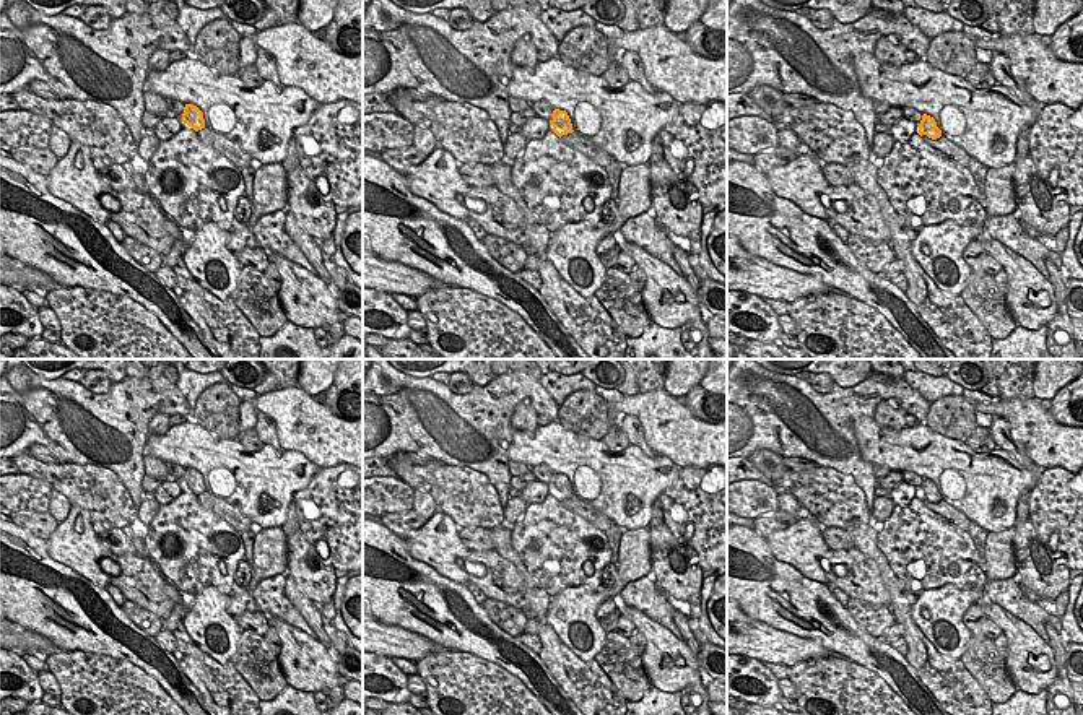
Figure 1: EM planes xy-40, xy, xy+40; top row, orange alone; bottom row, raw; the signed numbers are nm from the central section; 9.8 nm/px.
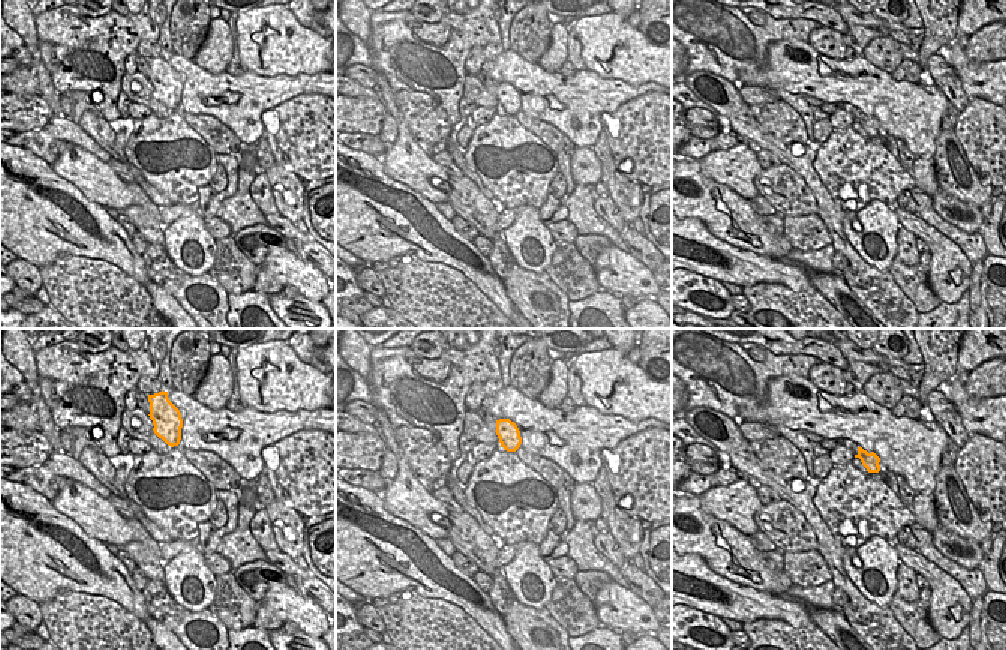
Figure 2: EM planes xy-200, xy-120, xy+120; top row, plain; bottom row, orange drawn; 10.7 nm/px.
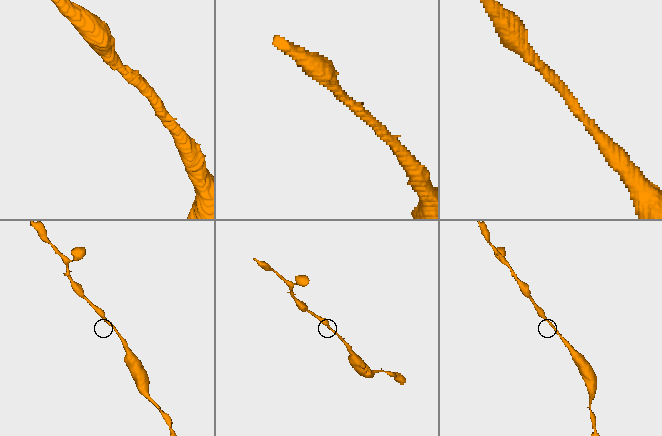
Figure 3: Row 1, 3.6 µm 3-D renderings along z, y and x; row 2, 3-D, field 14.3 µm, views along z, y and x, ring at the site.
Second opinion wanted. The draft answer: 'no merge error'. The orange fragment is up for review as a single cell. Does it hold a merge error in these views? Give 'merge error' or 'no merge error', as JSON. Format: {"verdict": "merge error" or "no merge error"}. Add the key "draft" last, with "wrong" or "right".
{"verdict": "no merge error", "draft": "right"}

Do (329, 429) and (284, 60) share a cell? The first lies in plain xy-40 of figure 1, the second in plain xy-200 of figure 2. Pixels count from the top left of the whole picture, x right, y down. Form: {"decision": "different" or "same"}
{"decision": "same"}

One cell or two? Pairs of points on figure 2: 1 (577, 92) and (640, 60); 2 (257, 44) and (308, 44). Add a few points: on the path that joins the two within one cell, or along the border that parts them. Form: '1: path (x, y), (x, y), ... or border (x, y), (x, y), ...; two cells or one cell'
1: border (586, 68), (601, 77), (640, 84); two cells
2: path (269, 44), (296, 44); one cell

